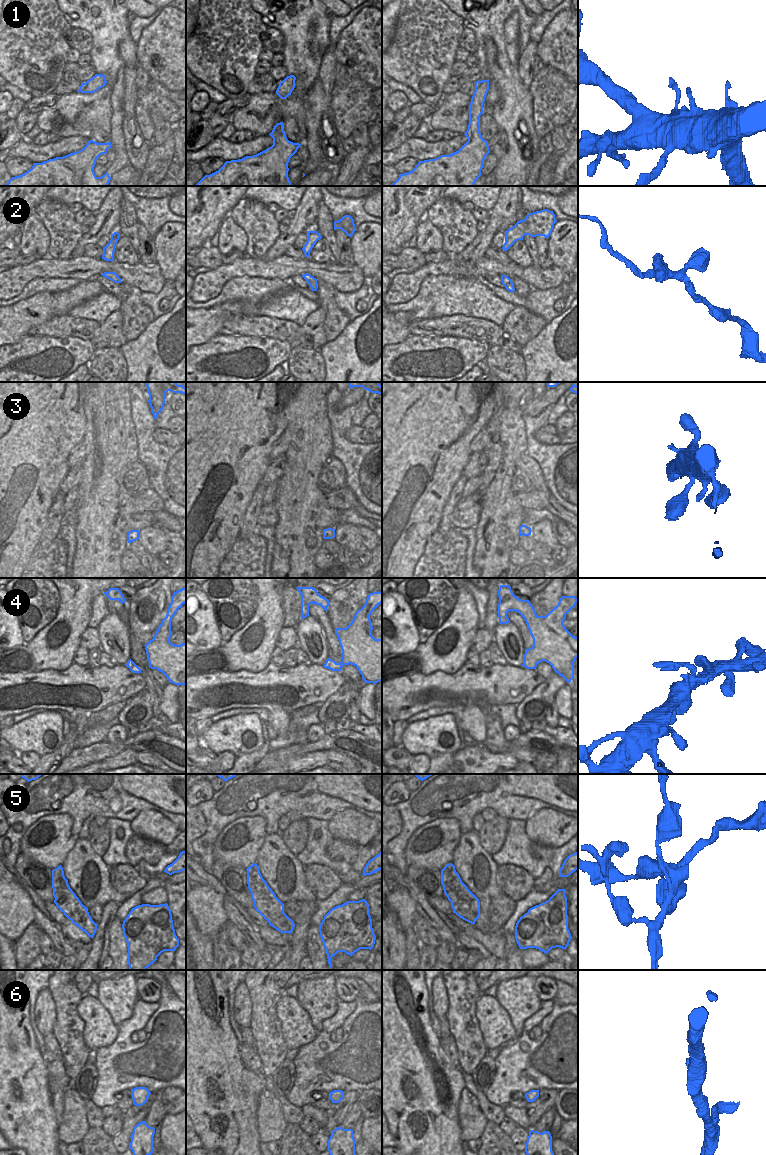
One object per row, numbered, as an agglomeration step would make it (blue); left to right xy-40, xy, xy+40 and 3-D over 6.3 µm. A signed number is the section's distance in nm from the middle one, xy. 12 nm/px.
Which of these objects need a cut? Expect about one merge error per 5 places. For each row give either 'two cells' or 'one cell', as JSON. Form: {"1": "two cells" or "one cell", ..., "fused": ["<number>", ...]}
{"1": "one cell", "2": "one cell", "3": "one cell", "4": "one cell", "5": "two cells", "6": "one cell", "fused": ["5"]}

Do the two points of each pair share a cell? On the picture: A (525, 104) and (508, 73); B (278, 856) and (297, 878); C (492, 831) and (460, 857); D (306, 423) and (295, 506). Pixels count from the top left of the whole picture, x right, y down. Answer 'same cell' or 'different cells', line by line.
A: same cell
B: same cell
C: different cells
D: same cell

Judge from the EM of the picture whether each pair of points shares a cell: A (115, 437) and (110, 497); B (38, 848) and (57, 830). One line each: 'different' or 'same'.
A: same
B: same

